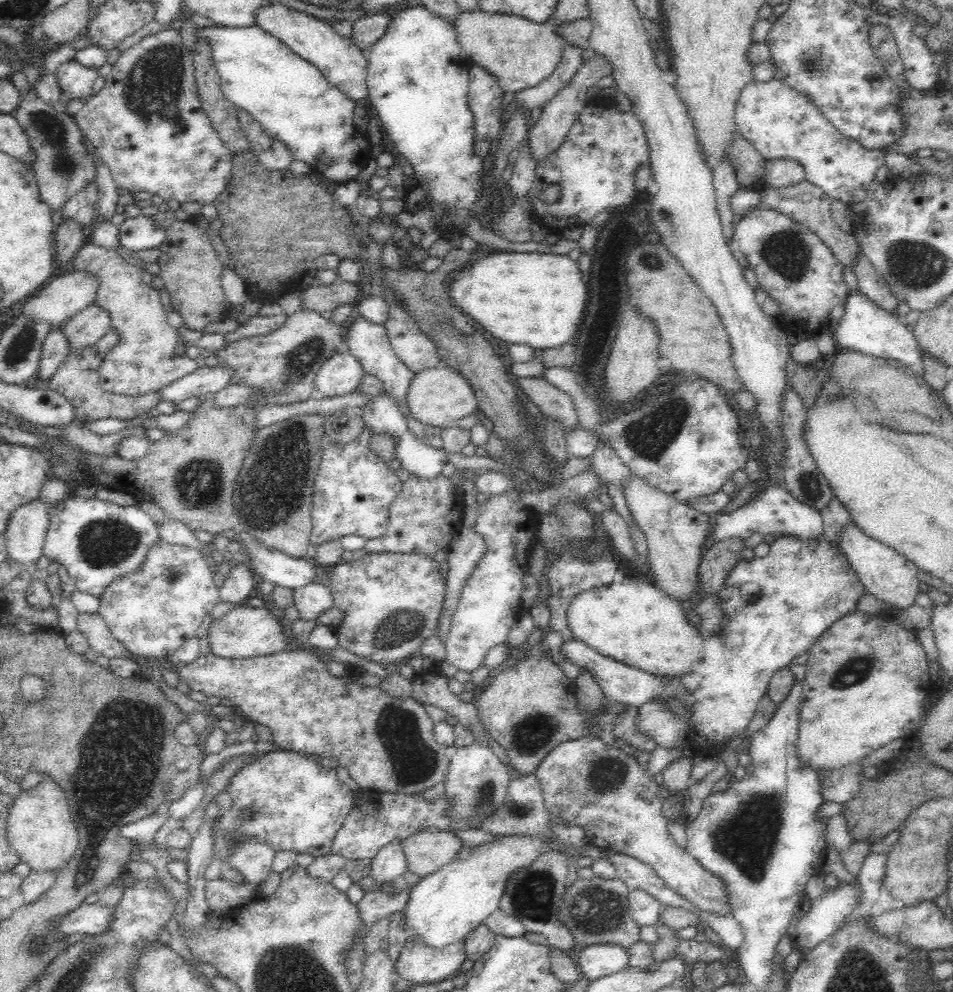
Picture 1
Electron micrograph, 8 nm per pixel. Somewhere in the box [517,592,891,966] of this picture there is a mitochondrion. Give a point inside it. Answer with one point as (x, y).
(747, 837)

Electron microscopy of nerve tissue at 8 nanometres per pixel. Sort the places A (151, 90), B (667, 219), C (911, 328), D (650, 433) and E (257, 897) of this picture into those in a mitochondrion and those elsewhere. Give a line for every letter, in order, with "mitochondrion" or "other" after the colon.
A: mitochondrion
B: mitochondrion
C: other
D: mitochondrion
E: other

